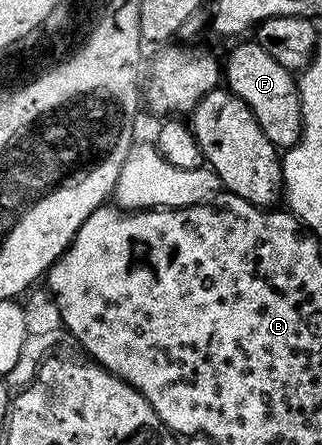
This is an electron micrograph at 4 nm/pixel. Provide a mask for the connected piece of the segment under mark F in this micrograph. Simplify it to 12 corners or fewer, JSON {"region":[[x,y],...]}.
{"region":[[243,39],[225,85],[265,139],[299,142],[299,82],[265,47]]}

